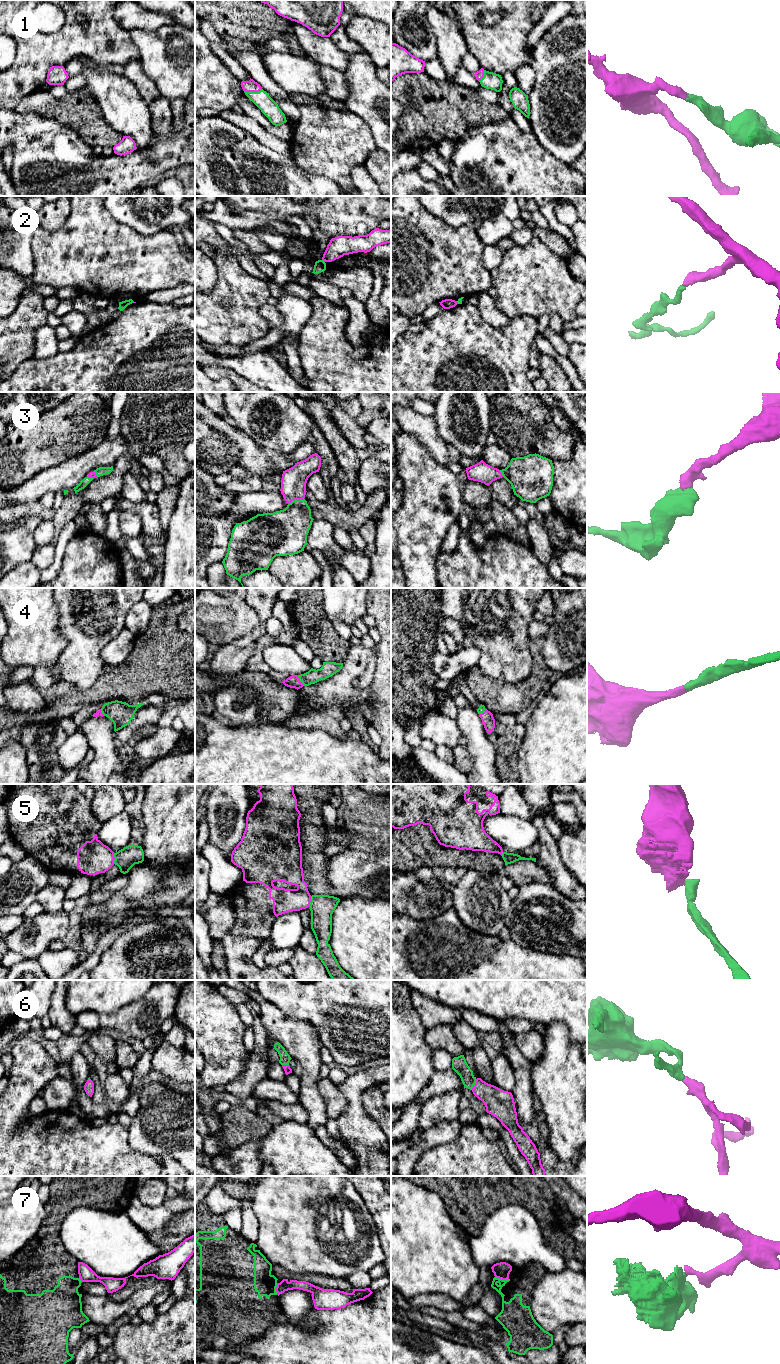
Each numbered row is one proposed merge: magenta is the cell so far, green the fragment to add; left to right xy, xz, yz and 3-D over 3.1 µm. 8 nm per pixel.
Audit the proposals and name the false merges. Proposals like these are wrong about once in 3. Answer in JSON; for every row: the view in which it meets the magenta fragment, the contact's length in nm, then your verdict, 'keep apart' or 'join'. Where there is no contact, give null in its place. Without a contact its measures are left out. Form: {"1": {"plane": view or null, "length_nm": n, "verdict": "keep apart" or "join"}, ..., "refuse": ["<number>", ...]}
{"1": {"plane": "xz", "length_nm": 150, "verdict": "join"}, "2": {"plane": "xz", "length_nm": 40, "verdict": "keep apart"}, "3": {"plane": "xz", "length_nm": 140, "verdict": "join"}, "4": {"plane": "xz", "length_nm": 100, "verdict": "join"}, "5": {"plane": "xy", "length_nm": 90, "verdict": "keep apart"}, "6": {"plane": "yz", "length_nm": 100, "verdict": "join"}, "7": {"plane": "yz", "length_nm": 110, "verdict": "keep apart"}, "refuse": ["2", "5", "7"]}

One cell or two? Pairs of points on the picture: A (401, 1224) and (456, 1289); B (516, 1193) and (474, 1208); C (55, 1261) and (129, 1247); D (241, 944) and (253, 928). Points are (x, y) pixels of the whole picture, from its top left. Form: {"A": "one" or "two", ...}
{"A": "one", "B": "one", "C": "two", "D": "two"}

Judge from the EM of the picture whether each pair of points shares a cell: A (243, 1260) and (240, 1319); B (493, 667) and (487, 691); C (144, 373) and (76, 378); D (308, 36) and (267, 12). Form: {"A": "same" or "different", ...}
{"A": "same", "B": "different", "C": "same", "D": "different"}

